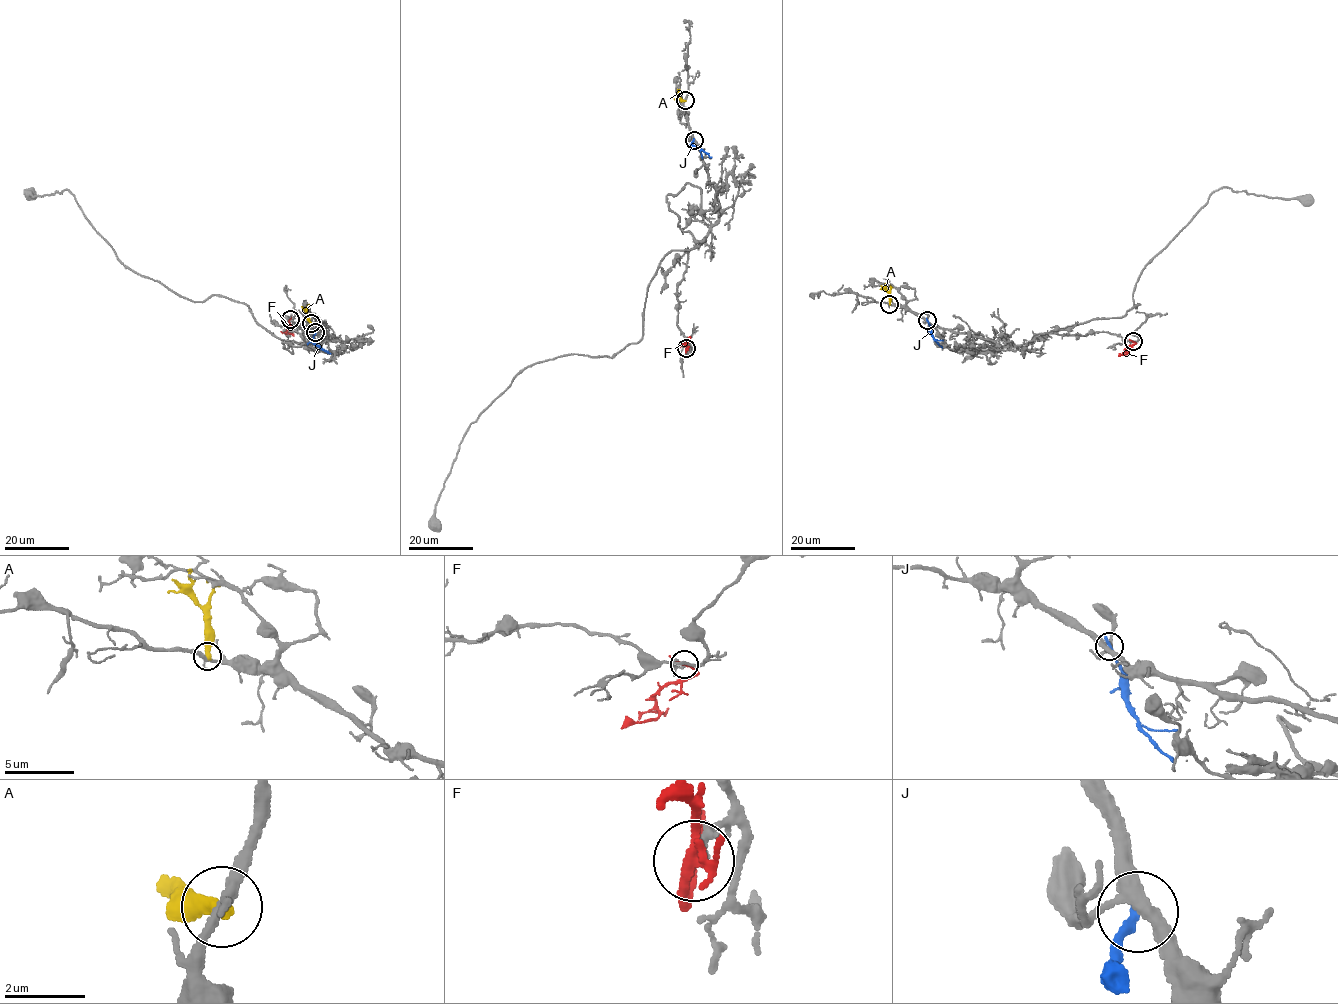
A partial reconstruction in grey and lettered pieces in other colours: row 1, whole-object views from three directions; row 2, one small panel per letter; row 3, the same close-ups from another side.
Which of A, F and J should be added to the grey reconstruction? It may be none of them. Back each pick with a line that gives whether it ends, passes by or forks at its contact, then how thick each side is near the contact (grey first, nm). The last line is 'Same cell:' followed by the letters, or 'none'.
Same cell: none

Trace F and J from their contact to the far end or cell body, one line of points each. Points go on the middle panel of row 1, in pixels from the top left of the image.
F: (686, 348), (685, 343), (690, 336)
J: (693, 140), (693, 145), (711, 158)

